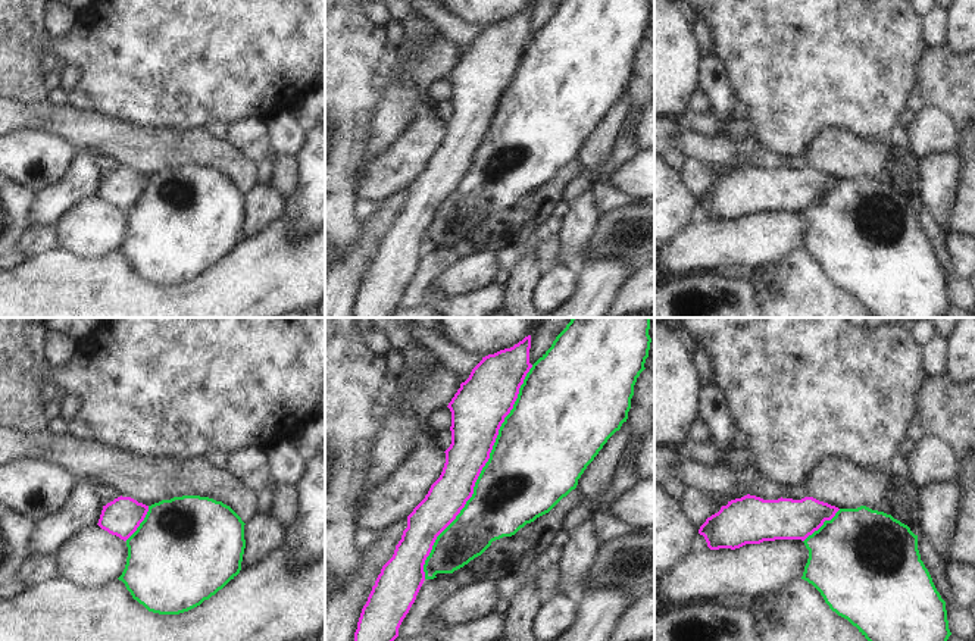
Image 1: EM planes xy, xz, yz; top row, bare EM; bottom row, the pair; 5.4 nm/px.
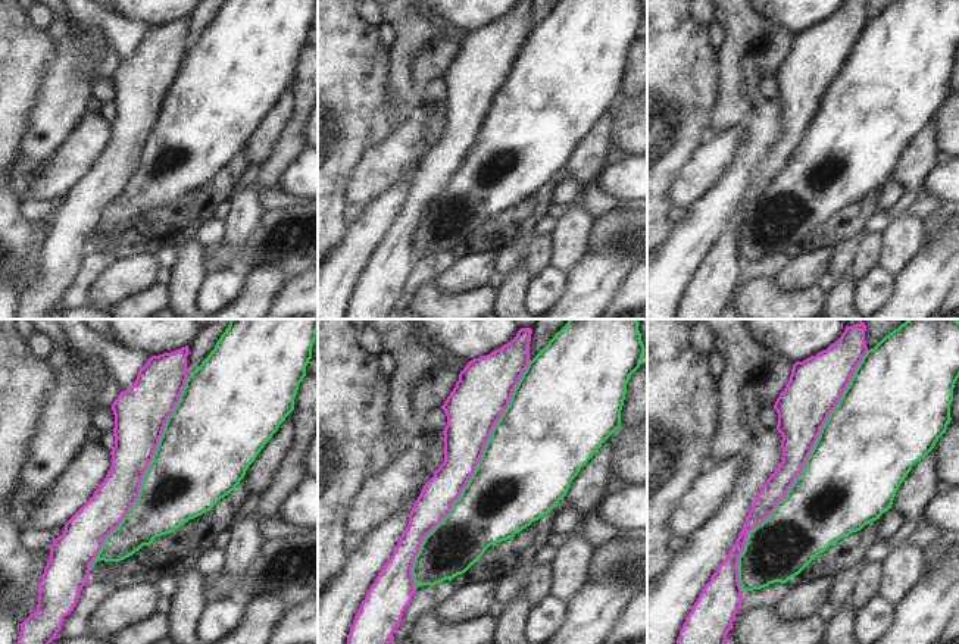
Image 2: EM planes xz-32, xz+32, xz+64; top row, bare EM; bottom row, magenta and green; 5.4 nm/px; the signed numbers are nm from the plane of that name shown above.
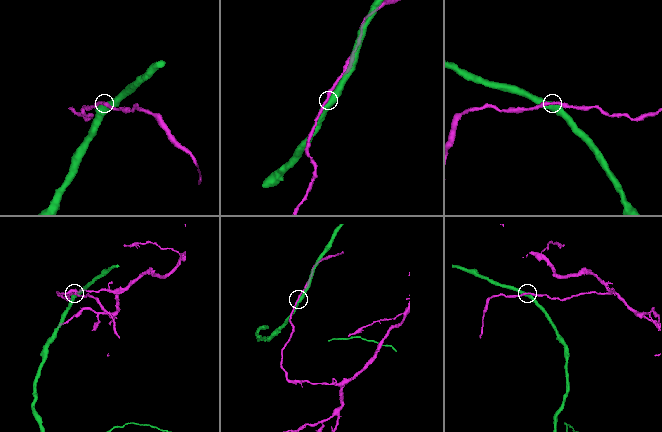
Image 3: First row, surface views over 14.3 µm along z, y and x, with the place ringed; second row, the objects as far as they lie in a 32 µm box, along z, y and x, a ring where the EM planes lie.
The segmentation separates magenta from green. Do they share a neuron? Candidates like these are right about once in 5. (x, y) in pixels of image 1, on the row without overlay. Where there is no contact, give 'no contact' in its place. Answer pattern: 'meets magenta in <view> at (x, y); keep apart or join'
meets magenta in xz at (480, 143); keep apart

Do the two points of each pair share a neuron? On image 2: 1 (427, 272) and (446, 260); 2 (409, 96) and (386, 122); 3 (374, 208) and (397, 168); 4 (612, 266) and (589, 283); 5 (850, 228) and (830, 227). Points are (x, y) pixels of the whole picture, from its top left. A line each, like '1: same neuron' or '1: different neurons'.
1: same neuron
2: different neurons
3: same neuron
4: same neuron
5: same neuron

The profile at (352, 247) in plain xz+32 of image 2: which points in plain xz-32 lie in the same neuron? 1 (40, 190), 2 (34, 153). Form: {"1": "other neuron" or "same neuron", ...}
{"1": "same neuron", "2": "other neuron"}

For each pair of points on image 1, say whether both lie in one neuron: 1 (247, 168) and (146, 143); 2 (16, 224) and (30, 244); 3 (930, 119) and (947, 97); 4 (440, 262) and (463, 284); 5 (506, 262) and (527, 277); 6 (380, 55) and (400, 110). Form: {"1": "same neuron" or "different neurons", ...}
{"1": "same neuron", "2": "different neurons", "3": "different neurons", "4": "different neurons", "5": "different neurons", "6": "different neurons"}

